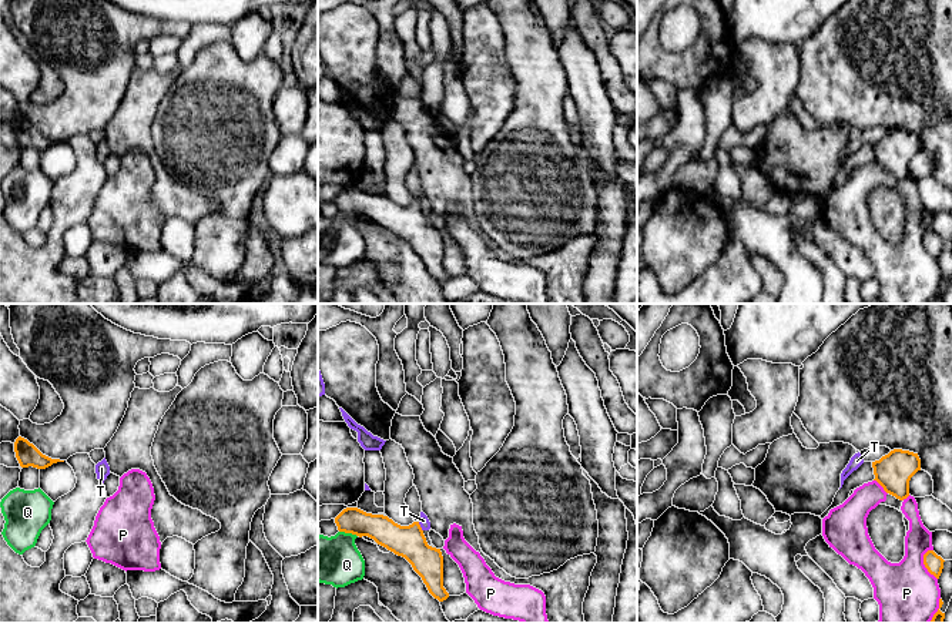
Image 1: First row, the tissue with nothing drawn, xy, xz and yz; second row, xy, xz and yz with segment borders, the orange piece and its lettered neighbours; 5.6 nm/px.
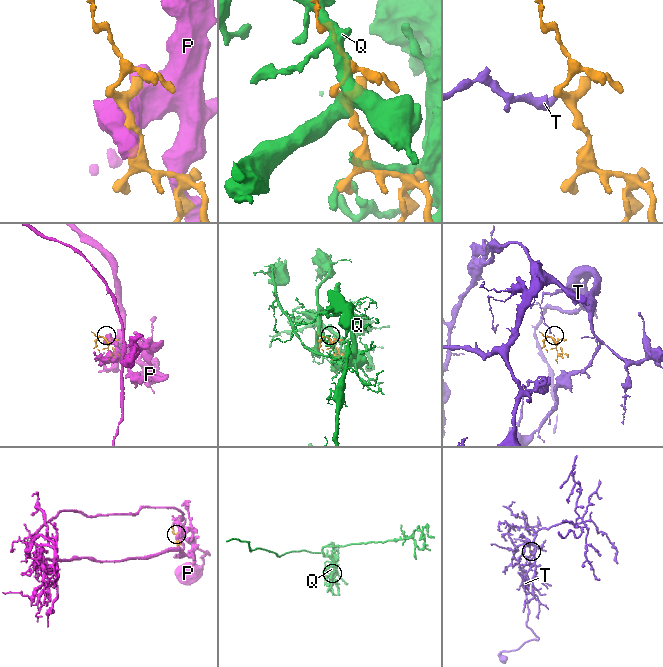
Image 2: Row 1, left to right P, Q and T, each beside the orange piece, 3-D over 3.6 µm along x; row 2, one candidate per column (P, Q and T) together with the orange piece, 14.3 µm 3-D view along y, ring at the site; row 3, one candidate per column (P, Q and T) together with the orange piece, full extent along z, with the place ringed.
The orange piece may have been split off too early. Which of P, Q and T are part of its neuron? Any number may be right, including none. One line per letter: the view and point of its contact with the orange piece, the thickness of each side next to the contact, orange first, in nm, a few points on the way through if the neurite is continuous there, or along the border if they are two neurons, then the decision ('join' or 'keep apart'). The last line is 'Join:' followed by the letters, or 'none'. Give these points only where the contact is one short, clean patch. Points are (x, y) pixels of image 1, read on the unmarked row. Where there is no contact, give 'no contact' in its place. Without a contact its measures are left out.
P: contact yz (924, 244); calibres 100 and 360 nm; keep apart
Q: contact xz (348, 213); calibres 160 and 280 nm; keep apart
T: contact xz (419, 207); calibres 190 and 60 nm; border xz (418, 203), (422, 211); keep apart
Join: none

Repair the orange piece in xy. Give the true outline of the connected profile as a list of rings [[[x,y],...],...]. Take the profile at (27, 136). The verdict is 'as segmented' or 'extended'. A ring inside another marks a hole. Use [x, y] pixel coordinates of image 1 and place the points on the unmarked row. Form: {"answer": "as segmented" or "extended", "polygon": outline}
{"answer": "as segmented", "polygon": [[[19,117],[14,123],[14,133],[21,148],[33,147],[37,150],[46,150],[53,144],[64,143],[43,135],[33,124],[21,117]]]}

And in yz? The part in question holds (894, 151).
{"answer": "as segmented", "polygon": [[[894,130],[872,143],[875,160],[886,174],[904,181],[909,177],[909,161],[921,151],[918,134]]]}

